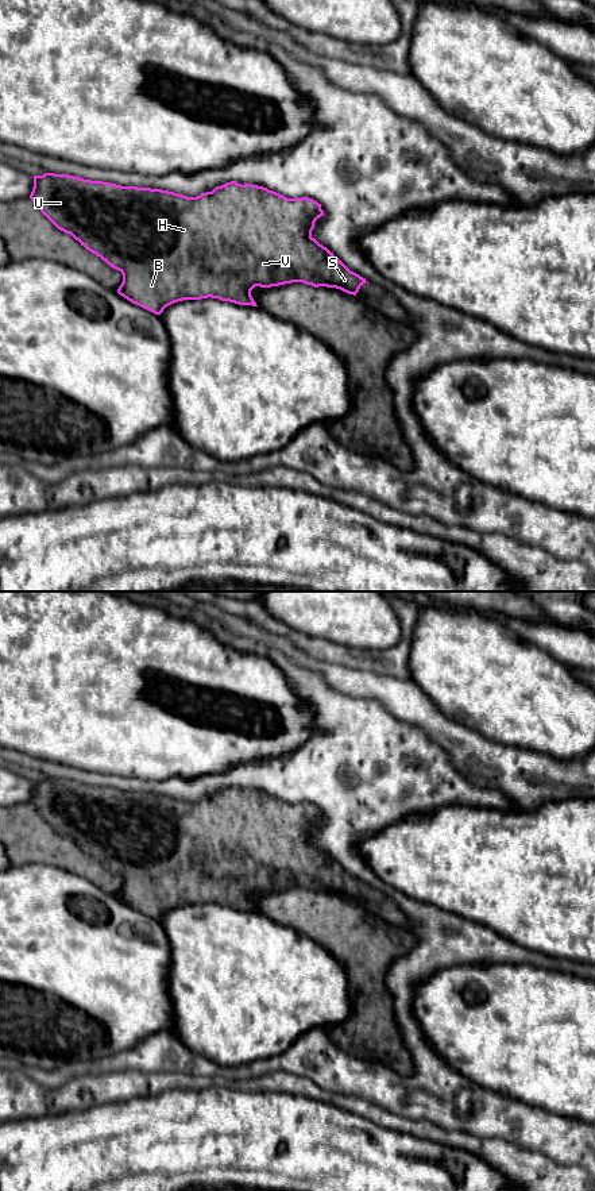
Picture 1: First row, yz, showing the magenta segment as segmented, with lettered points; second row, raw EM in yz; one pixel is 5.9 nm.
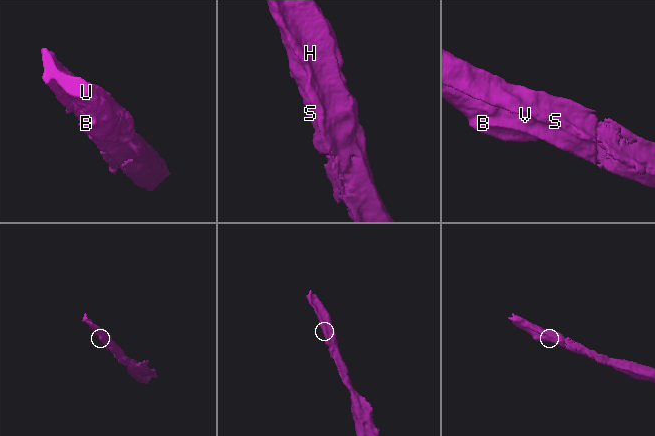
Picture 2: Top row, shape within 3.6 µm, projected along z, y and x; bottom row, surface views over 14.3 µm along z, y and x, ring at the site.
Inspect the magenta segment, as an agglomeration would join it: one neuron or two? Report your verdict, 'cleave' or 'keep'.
keep

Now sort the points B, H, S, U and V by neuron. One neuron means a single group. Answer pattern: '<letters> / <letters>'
B H S U V

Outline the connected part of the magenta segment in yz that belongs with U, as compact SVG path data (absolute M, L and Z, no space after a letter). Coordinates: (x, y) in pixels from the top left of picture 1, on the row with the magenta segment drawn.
M45 173L34 176L30 198L58 230L70 234L81 246L123 274L117 289L120 296L155 315L161 315L174 302L208 297L258 307L251 296L255 286L304 282L314 288L336 288L356 296L367 282L312 236L314 223L324 216L324 211L321 204L309 197L287 198L267 188L242 185L236 181L197 197L188 197L162 189L121 186L69 174Z

